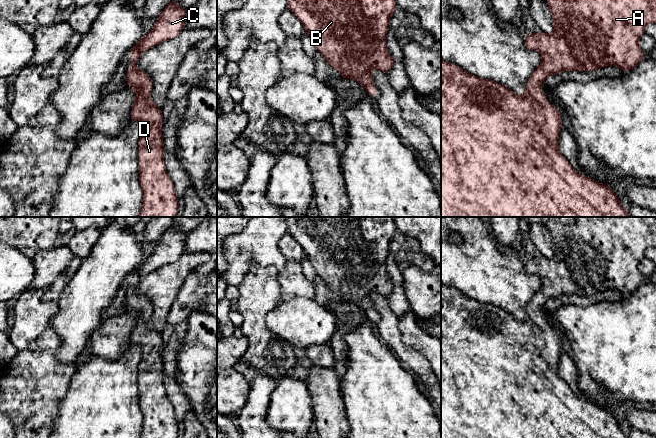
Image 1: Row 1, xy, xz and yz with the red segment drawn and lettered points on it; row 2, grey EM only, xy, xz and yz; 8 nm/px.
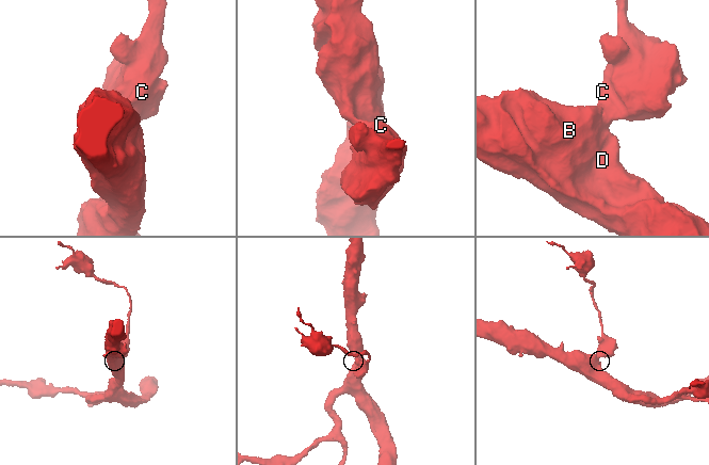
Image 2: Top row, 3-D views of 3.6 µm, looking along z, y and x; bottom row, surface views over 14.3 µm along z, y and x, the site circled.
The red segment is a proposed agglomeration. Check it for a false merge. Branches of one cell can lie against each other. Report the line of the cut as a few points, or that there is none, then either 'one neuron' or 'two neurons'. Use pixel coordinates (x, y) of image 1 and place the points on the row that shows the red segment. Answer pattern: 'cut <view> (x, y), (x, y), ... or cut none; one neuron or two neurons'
cut none; one neuron

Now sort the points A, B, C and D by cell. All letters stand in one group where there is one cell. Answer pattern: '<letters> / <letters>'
A B C D

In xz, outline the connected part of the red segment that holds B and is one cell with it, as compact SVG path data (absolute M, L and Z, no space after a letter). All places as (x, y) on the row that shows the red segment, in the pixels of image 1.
M287 0L289 9L303 24L306 34L310 37L326 62L335 68L343 78L355 80L371 97L378 96L373 75L369 72L375 68L388 73L397 64L390 56L386 45L389 21L397 10L395 0Z

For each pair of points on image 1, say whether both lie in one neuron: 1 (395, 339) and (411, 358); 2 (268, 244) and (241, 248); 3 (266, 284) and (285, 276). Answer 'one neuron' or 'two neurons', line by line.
1: one neuron
2: one neuron
3: two neurons

